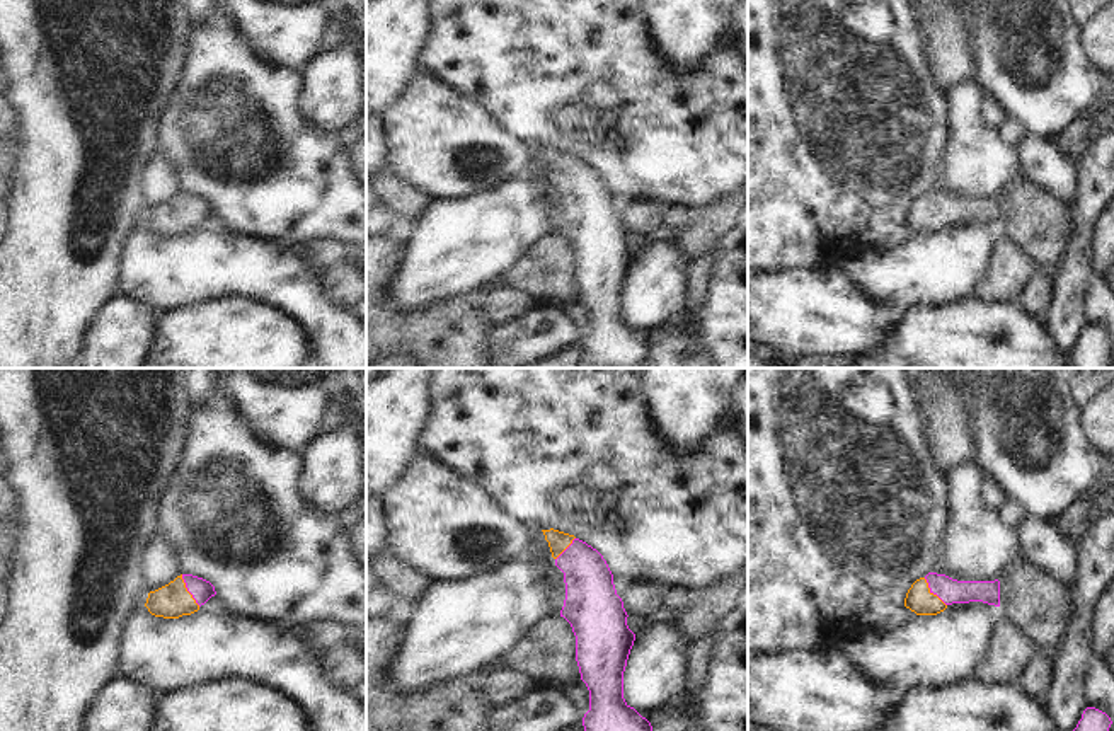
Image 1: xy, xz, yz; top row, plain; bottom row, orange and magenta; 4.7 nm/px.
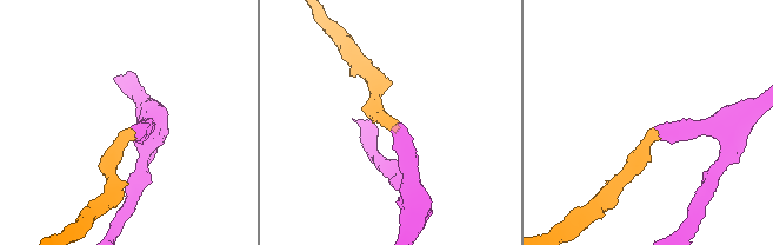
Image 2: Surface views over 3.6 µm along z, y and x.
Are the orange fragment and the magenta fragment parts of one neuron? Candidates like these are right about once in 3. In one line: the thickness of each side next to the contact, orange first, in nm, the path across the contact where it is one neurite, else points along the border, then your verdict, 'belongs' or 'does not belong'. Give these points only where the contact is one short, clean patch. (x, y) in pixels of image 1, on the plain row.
160 nm thick on the orange side, 110 nm on the other; runs through xy (172, 218), (186, 208), (201, 208); belongs

